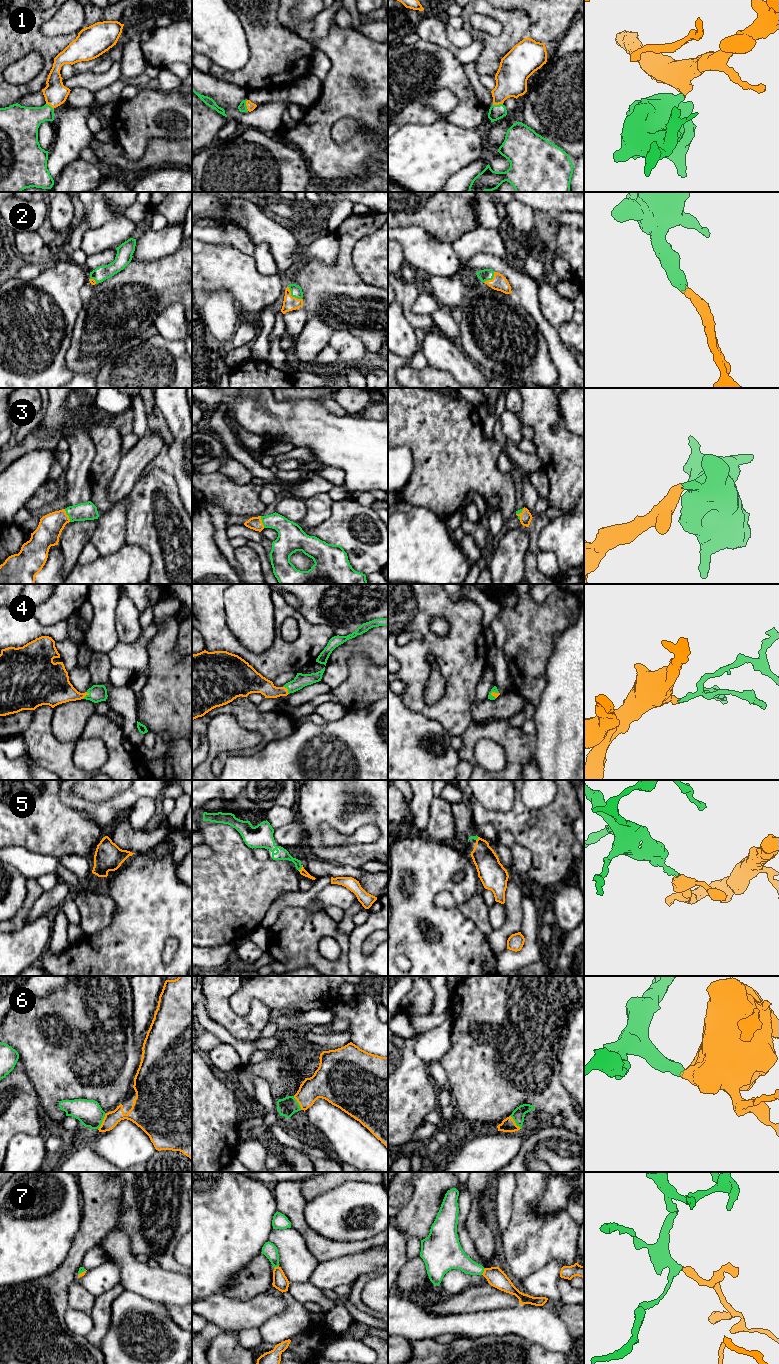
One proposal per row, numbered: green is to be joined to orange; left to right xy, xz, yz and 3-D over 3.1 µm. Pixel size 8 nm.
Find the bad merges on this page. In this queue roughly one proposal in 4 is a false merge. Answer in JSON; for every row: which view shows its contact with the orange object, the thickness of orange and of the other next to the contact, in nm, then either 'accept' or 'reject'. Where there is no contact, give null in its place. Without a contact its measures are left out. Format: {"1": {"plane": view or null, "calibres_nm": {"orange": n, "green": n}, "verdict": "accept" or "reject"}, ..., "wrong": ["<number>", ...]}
{"1": {"plane": "xz", "calibres_nm": {"orange": 70, "green": 70}, "verdict": "accept"}, "2": {"plane": "xz", "calibres_nm": {"orange": 120, "green": 90}, "verdict": "accept"}, "3": {"plane": "xy", "calibres_nm": {"orange": 200, "green": 140}, "verdict": "accept"}, "4": {"plane": "xy", "calibres_nm": {"orange": 260, "green": 140}, "verdict": "accept"}, "5": {"plane": "xz", "calibres_nm": {"orange": 50, "green": 100}, "verdict": "accept"}, "6": {"plane": "xy", "calibres_nm": {"orange": 120, "green": 200}, "verdict": "accept"}, "7": {"plane": "yz", "calibres_nm": {"orange": 150, "green": 160}, "verdict": "accept"}, "wrong": []}

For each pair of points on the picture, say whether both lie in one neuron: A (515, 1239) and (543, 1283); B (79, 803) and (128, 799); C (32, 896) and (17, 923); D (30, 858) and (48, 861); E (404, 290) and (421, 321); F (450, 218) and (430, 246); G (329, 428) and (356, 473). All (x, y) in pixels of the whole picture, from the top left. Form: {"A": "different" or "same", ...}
{"A": "different", "B": "same", "C": "same", "D": "same", "E": "same", "F": "different", "G": "same"}

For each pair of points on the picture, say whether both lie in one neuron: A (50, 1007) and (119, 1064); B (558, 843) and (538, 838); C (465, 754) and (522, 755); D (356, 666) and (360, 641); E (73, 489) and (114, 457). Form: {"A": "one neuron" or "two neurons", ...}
{"A": "one neuron", "B": "one neuron", "C": "one neuron", "D": "two neurons", "E": "two neurons"}

